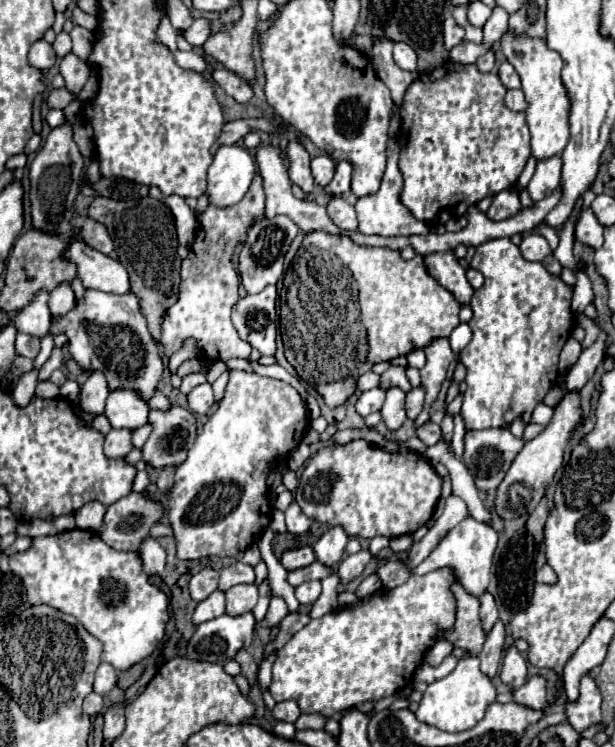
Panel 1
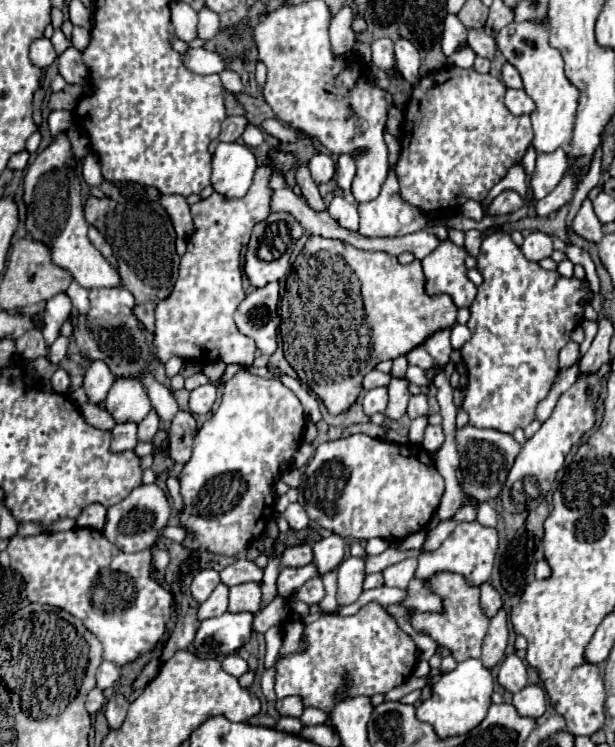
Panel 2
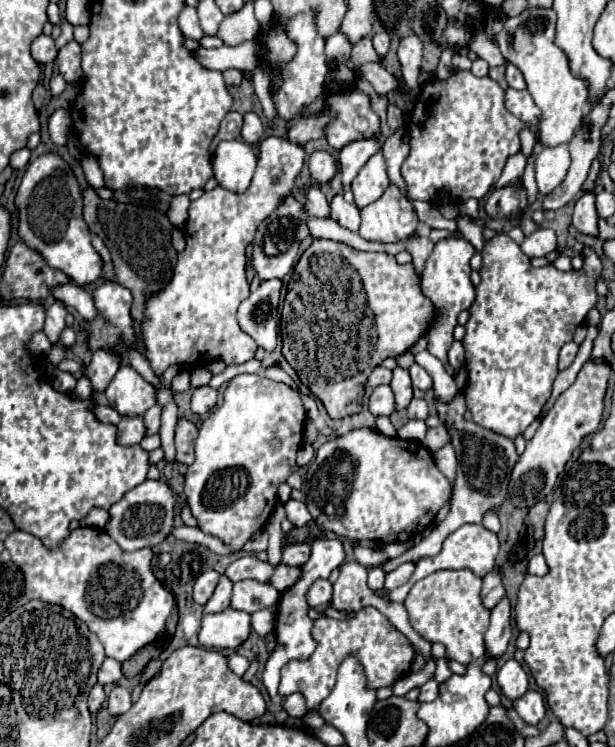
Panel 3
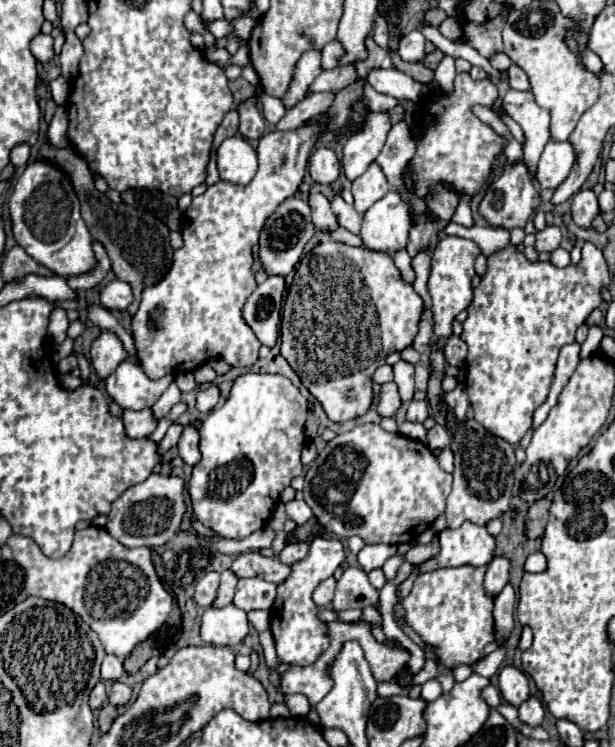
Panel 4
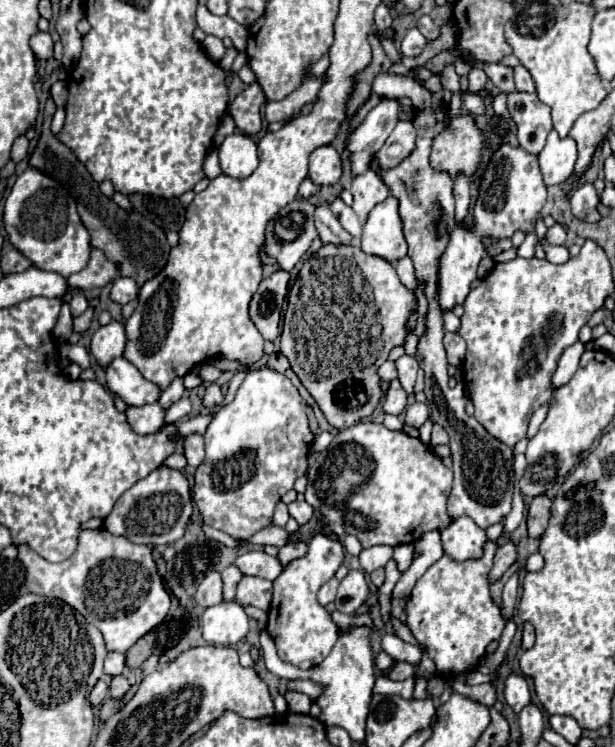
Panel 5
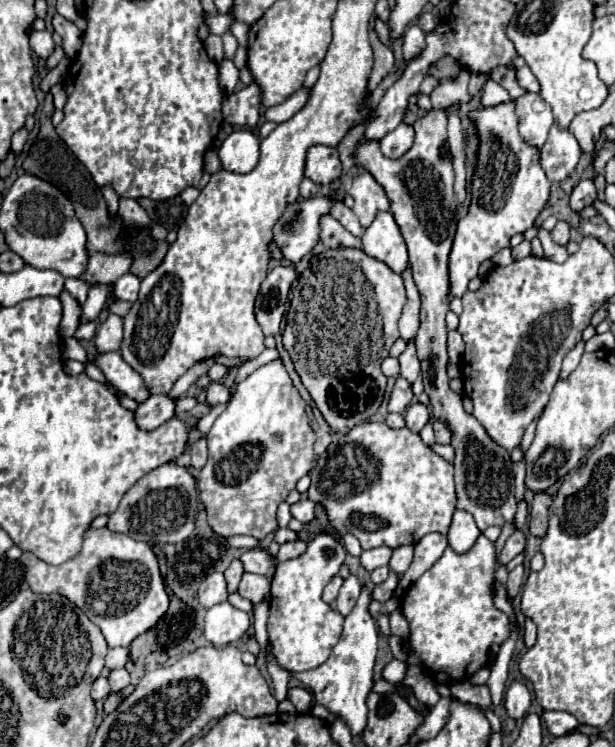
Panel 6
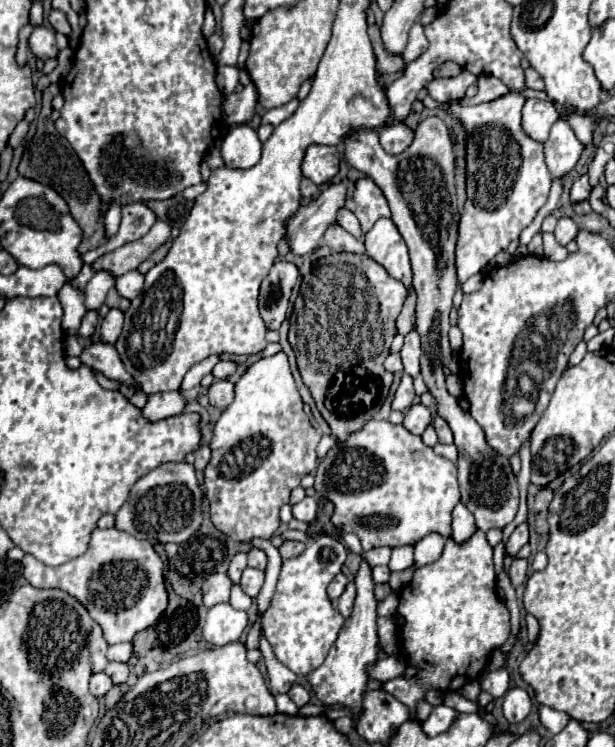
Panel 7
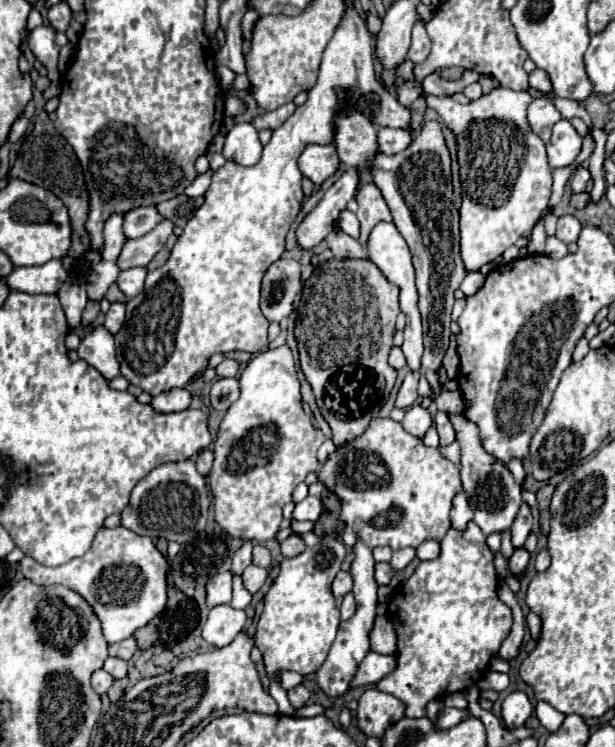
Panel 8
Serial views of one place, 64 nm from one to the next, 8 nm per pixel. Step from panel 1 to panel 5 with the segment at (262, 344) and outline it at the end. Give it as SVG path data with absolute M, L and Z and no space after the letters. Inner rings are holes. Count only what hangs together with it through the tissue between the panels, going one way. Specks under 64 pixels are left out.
M276 270L272 276L264 278L250 302L250 320L258 328L264 340L274 342L280 336L280 314L284 296L288 292L290 274Z

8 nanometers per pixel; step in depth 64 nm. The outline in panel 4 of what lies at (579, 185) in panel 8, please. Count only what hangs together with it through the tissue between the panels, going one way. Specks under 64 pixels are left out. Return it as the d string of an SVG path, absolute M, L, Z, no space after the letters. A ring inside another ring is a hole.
M580 190L576 196L572 196L572 220L576 226L592 228L592 220L598 212L598 200L592 190Z

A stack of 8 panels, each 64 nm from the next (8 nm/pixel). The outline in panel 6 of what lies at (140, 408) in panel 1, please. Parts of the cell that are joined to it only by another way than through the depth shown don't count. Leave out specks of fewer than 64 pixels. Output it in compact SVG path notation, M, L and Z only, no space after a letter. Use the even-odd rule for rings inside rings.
M118 352L98 354L96 358L98 358L96 364L104 372L110 386L114 386L124 396L136 400L138 404L148 400L150 392L148 392L148 386L142 380L142 376L130 364L126 364Z

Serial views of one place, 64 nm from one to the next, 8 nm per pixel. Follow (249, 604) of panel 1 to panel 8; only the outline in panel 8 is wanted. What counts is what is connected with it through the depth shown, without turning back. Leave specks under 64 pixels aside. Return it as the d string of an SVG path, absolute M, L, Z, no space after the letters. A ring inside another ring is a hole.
M250 564L244 572L242 572L242 580L244 580L244 588L250 592L250 594L256 594L264 588L264 582L266 582L266 576L268 572L260 566L254 566Z

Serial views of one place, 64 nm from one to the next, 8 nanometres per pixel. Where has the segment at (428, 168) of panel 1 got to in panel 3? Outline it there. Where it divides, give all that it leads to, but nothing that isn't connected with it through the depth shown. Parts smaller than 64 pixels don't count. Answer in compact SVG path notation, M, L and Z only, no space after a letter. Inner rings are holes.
M454 70L446 80L428 80L426 84L422 84L420 96L424 96L424 100L420 98L420 102L414 106L406 126L410 152L400 168L406 182L408 200L434 202L440 194L446 194L452 202L458 204L468 198L484 198L498 182L506 160L512 154L520 152L520 132L528 126L506 110L504 90L498 82L494 82L490 76L478 78L470 70Z

